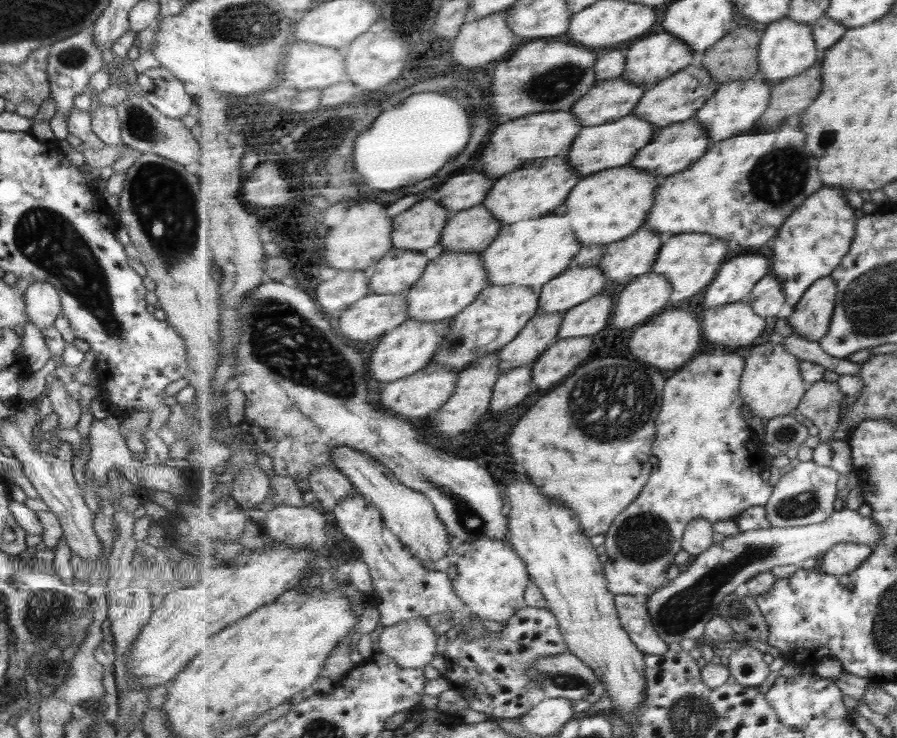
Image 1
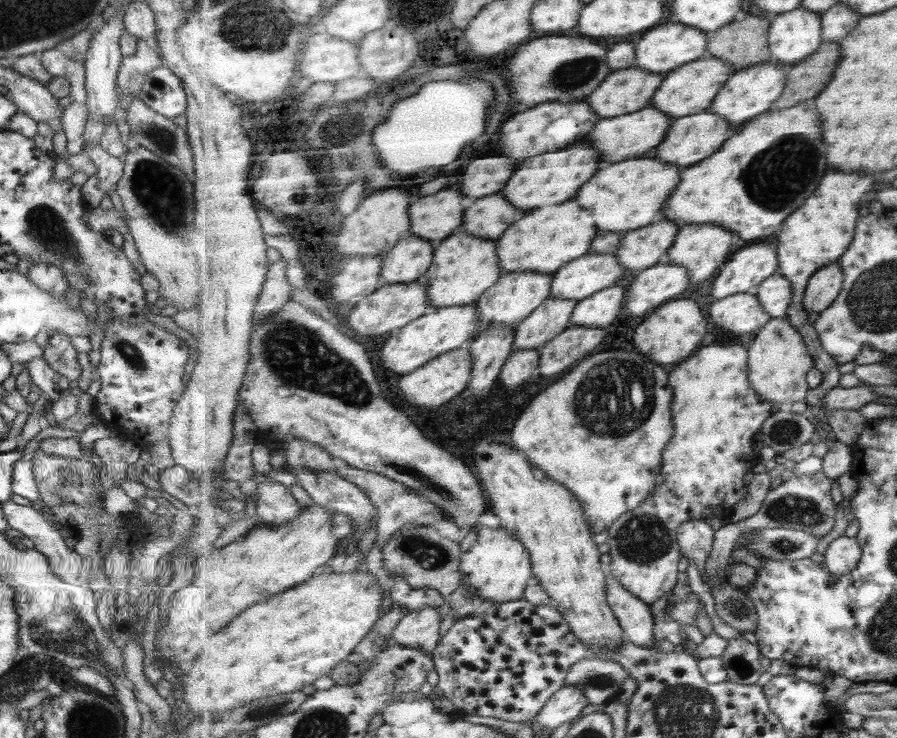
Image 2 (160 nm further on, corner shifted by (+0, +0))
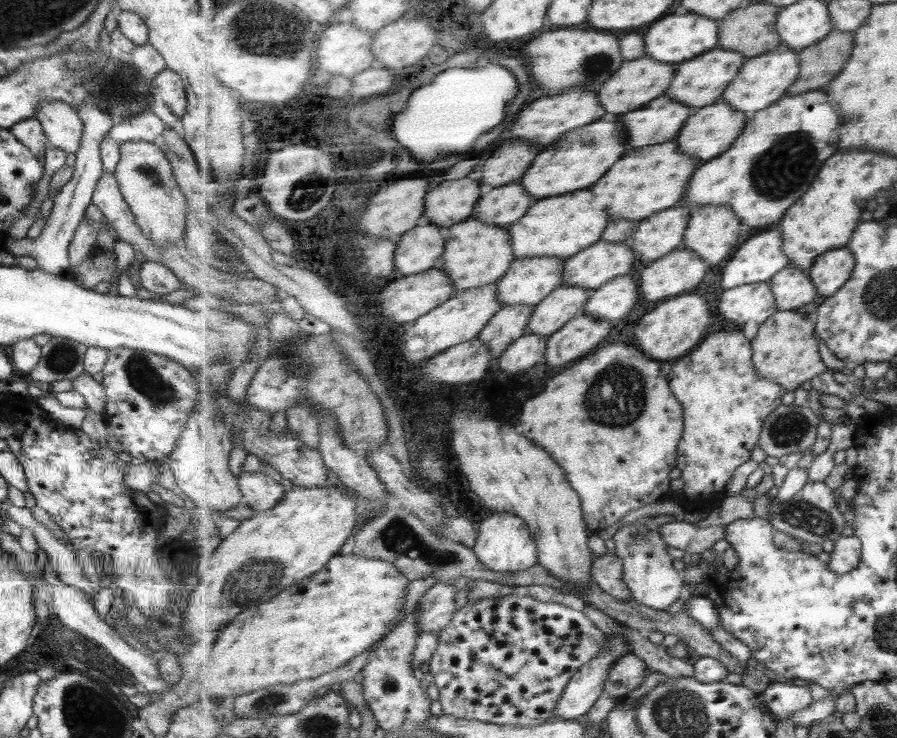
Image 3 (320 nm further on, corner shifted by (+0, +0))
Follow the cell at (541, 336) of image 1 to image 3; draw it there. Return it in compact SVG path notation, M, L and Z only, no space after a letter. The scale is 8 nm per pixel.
M563 283L546 300L536 305L535 314L533 314L531 324L529 324L528 333L549 337L556 334L556 332L564 328L564 325L568 325L573 318L585 313L585 308L587 308L588 301L591 300L593 293L594 290L588 287Z

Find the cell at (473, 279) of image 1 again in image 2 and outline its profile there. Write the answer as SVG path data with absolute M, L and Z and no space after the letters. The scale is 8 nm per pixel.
M456 230L445 241L435 245L435 264L425 274L424 280L429 284L429 293L434 309L438 307L474 305L484 296L488 289L491 289L503 276L503 264L499 255L499 242L492 239L485 239L473 235L468 231Z

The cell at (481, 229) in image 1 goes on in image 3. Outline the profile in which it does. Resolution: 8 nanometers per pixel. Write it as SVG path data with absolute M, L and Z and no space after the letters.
M522 182L500 188L486 187L474 217L510 229L516 221L527 216L535 203Z

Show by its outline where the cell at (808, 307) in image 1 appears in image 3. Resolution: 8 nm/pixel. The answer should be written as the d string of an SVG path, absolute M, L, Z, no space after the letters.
M848 246L820 255L815 260L810 276L816 283L819 294L828 298L851 280L856 267L855 252Z

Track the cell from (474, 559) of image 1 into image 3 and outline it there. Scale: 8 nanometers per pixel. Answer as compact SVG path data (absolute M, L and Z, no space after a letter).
M494 512L492 517L484 520L478 531L478 541L474 547L476 556L492 570L498 573L516 573L532 570L540 564L539 550L528 523L518 515Z

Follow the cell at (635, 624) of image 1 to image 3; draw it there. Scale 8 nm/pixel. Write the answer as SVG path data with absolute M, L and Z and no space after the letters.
M607 553L594 562L593 577L604 592L616 596L618 600L632 602L634 596L625 580L624 560L616 553Z

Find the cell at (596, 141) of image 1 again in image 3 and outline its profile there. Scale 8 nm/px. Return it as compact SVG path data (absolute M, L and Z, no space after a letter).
M666 94L651 104L622 116L628 122L628 134L632 134L632 148L662 144L678 140L688 119L696 109Z

